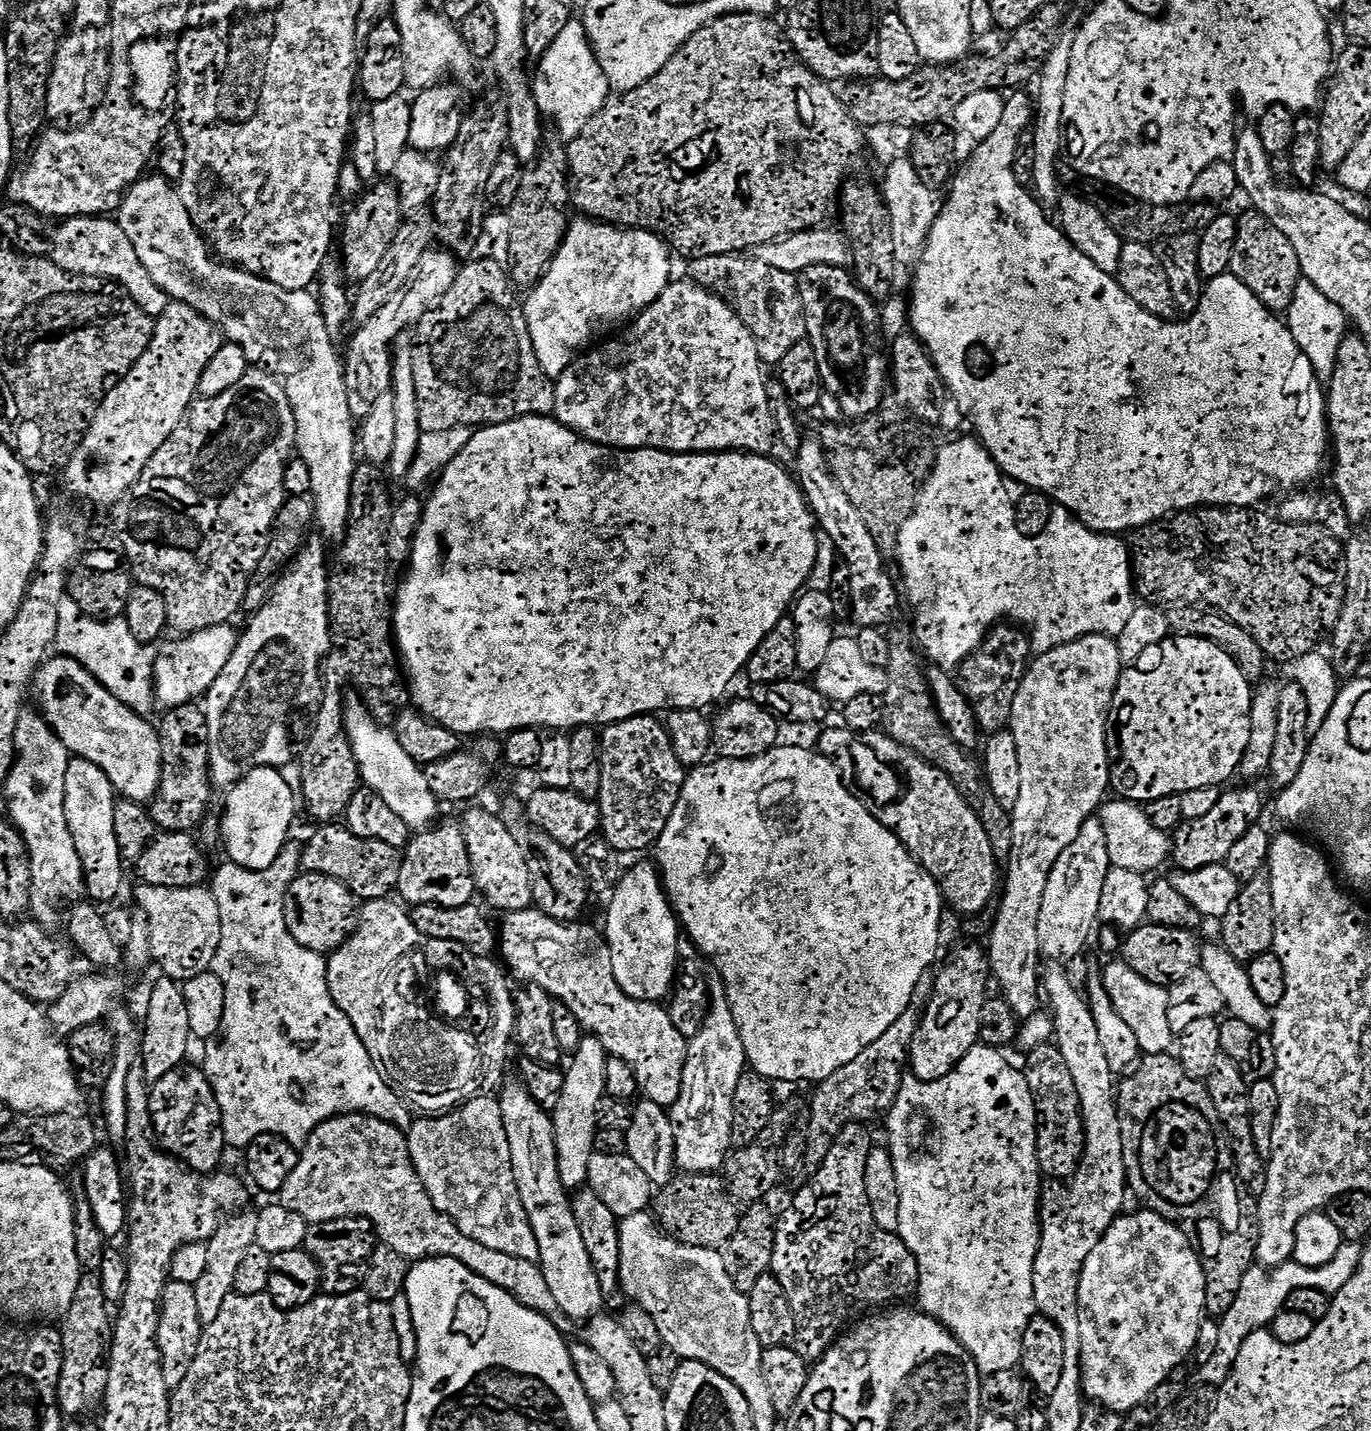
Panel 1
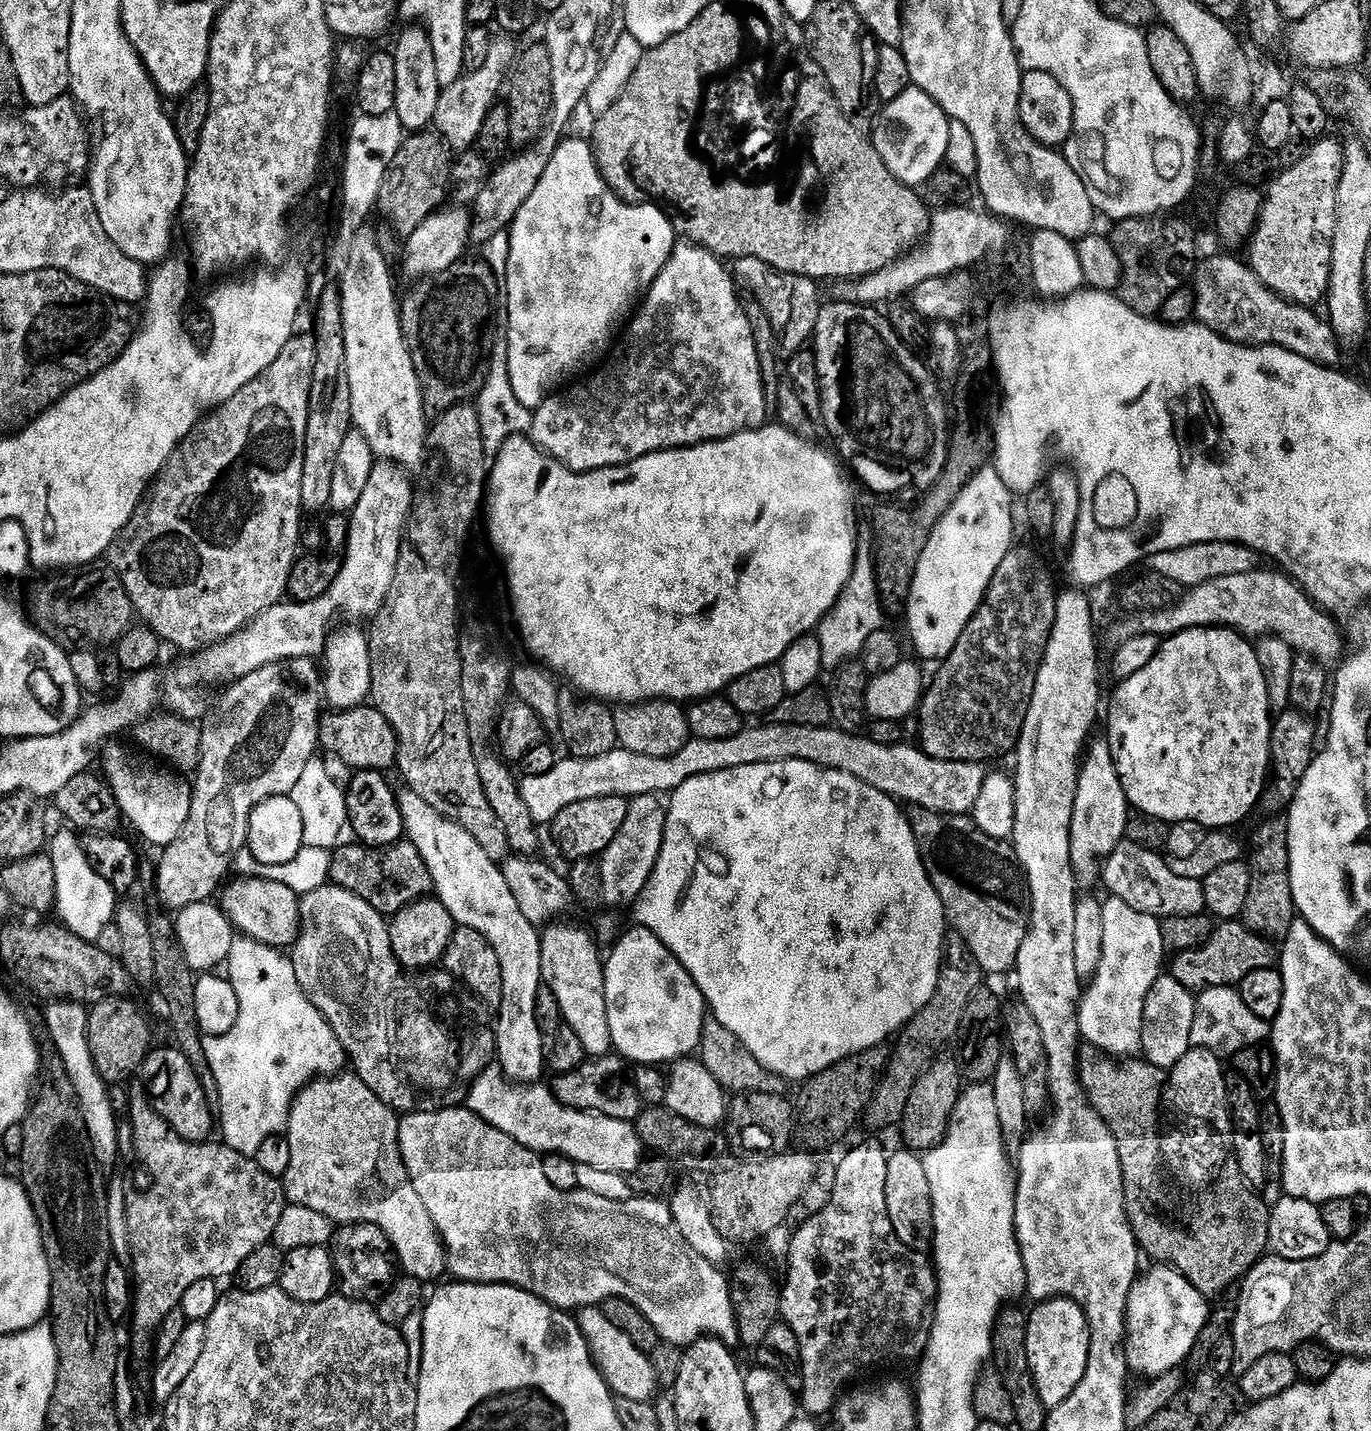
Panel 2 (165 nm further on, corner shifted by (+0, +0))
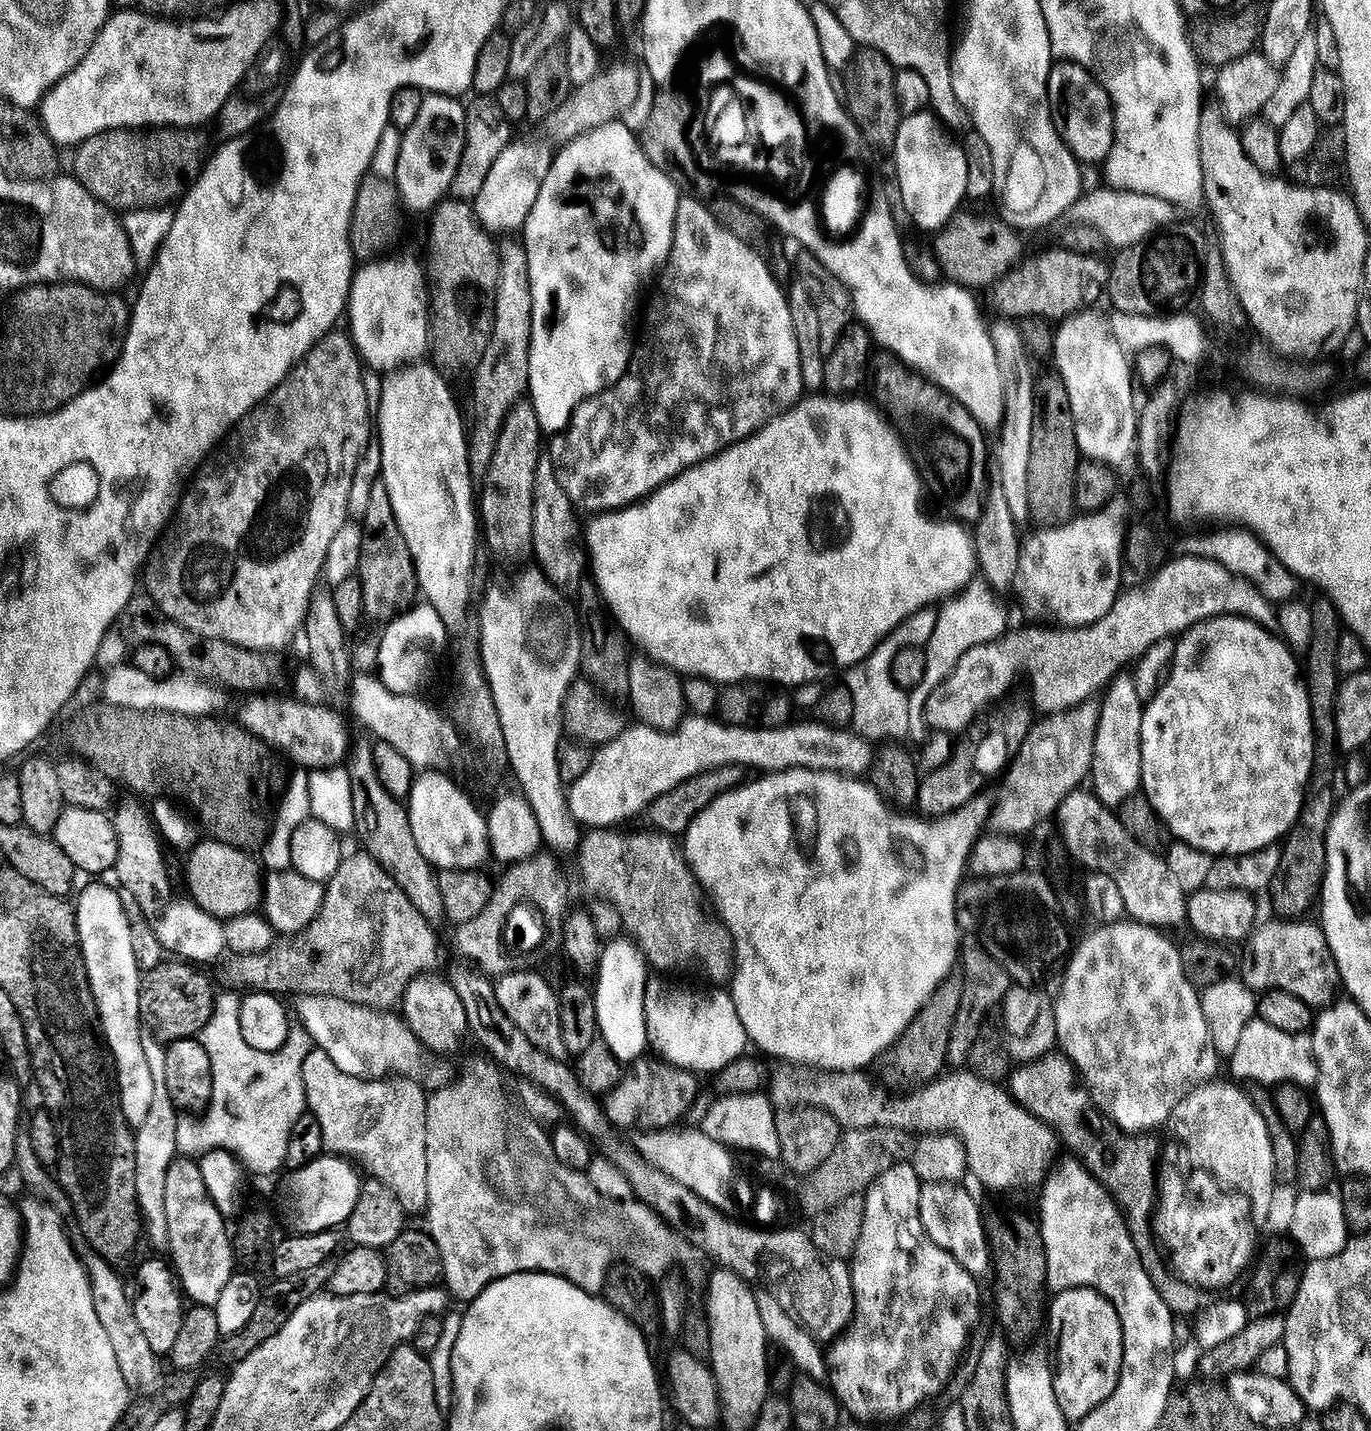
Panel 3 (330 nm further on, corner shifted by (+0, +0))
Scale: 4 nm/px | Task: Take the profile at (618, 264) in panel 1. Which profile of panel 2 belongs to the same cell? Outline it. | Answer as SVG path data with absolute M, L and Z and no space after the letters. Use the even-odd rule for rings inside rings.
M587 139L560 140L549 165L541 174L541 181L510 225L506 283L510 310L510 384L514 397L522 406L533 410L540 408L544 400L563 385L560 384L563 380L571 381L575 372L591 369L609 355L616 327L620 323L623 325L637 311L642 297L652 287L678 243L663 207L655 203L627 204L608 189L607 182Z

